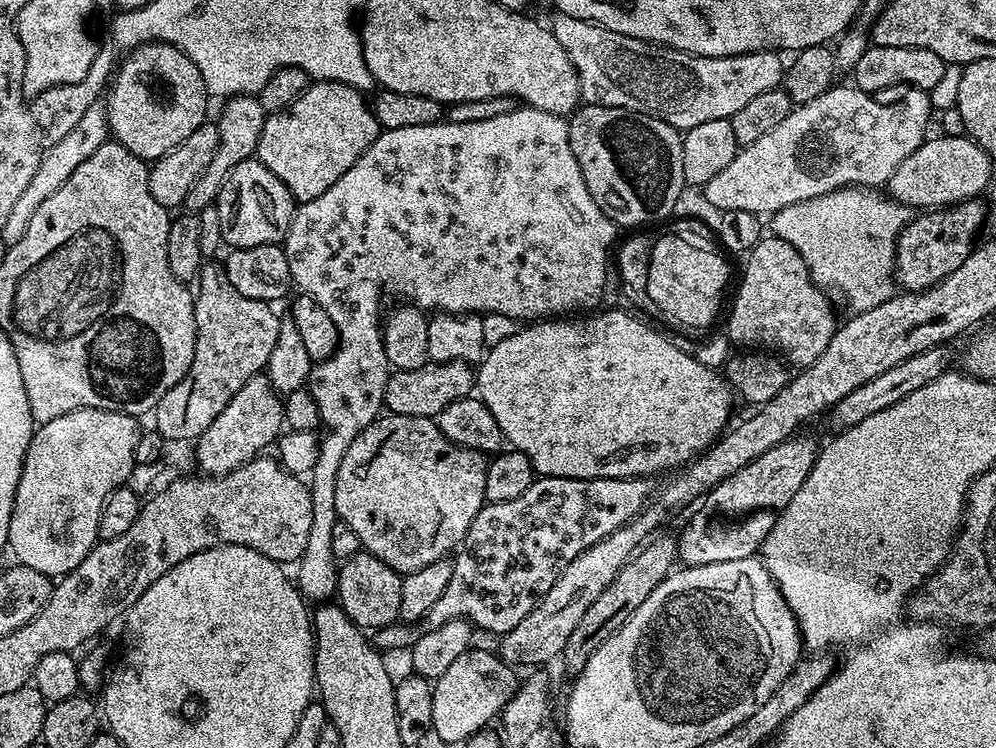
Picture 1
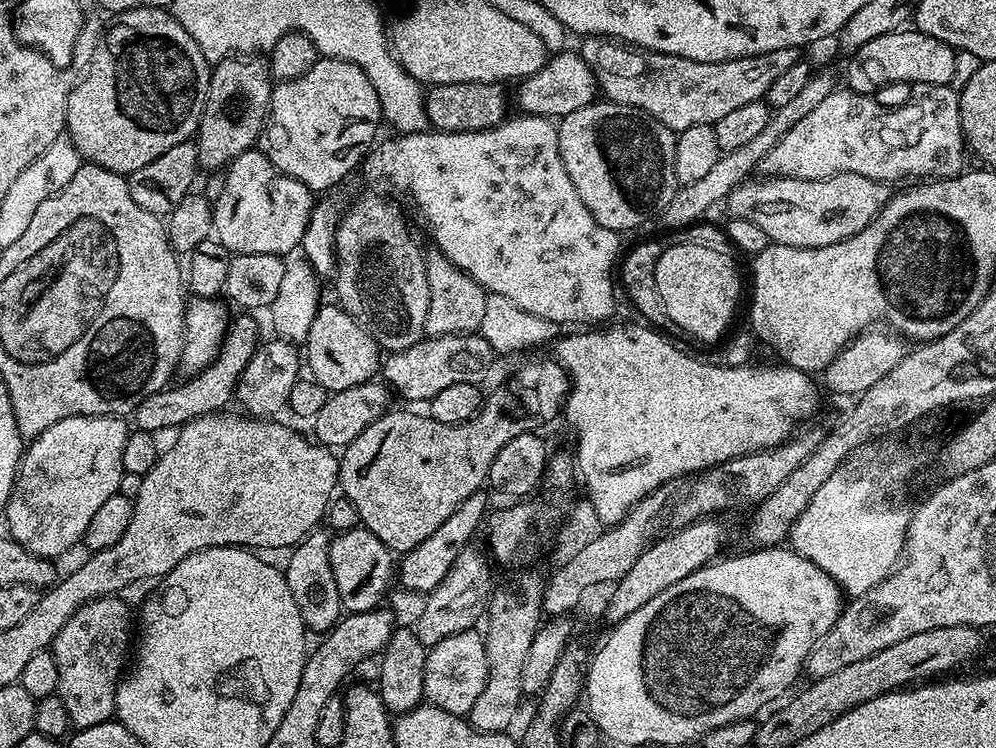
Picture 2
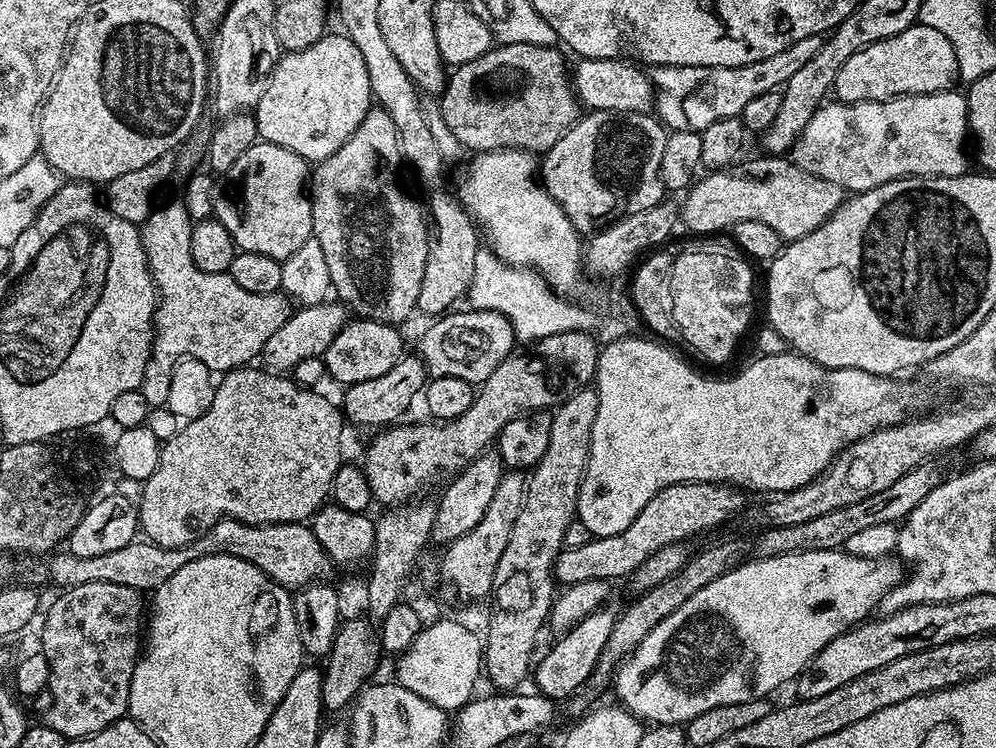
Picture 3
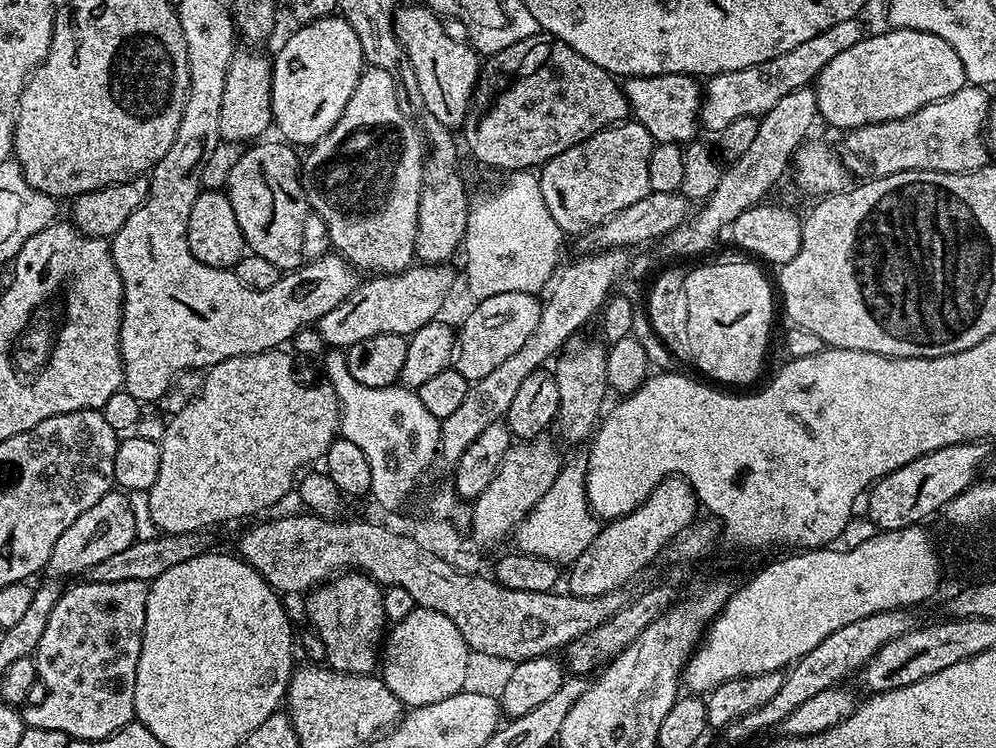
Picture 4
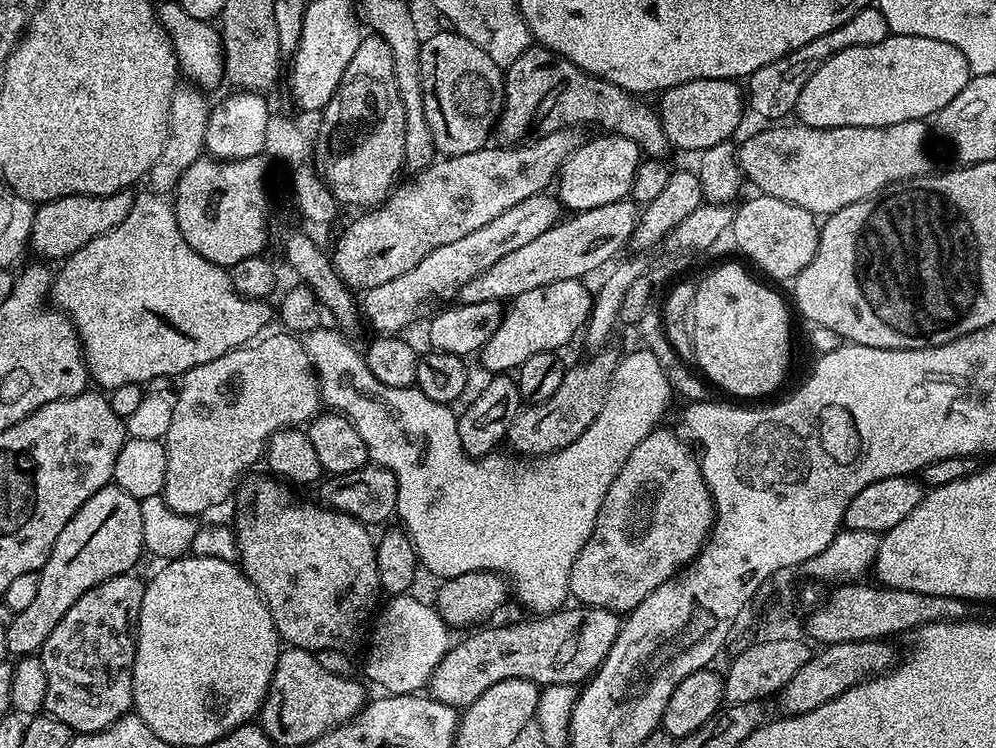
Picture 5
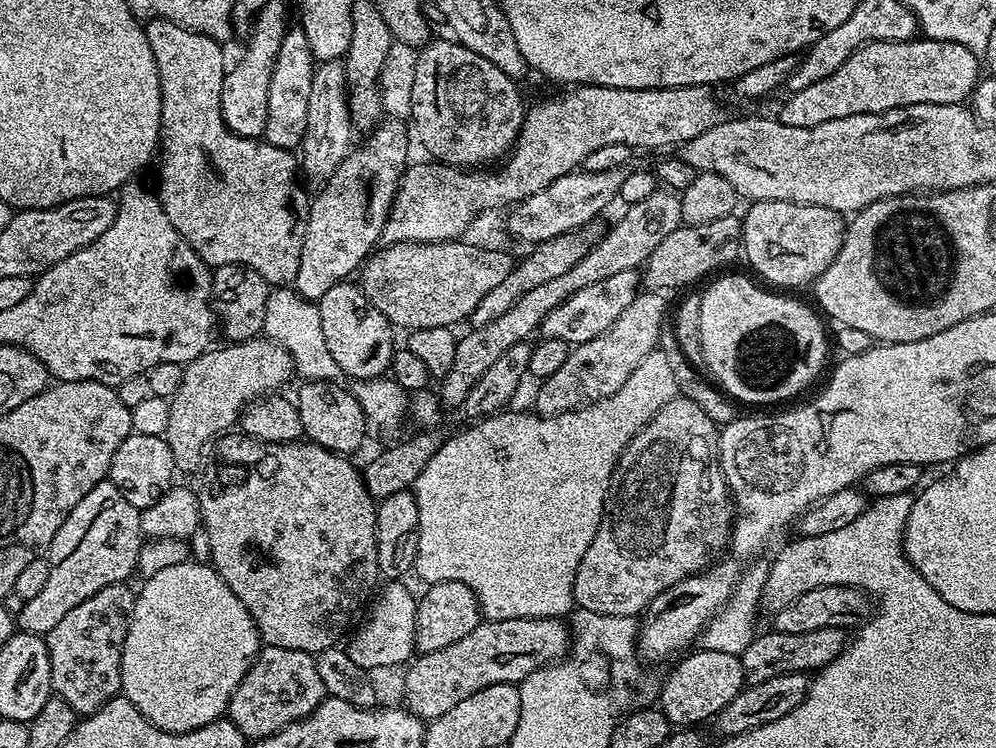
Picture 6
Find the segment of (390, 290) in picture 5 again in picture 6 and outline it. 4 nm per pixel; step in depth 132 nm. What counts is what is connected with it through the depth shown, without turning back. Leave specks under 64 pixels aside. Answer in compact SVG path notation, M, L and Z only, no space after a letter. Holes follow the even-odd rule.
M615 168L614 170L602 170L601 172L586 172L577 170L550 182L546 190L538 190L538 194L528 196L521 200L509 211L509 218L506 218L507 233L511 236L517 236L520 240L525 240L528 246L535 246L546 242L550 238L558 238L558 234L573 232L579 228L585 228L589 222L597 219L601 215L600 211L607 206L611 200L615 201L620 194L620 187L624 181L626 172L624 168Z

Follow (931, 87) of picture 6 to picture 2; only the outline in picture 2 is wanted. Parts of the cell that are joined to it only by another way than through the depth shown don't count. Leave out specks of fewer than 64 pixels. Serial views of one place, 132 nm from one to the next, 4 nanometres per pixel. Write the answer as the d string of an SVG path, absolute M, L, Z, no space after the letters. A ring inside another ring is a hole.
M901 30L882 34L874 42L866 42L848 59L847 87L854 92L876 94L879 88L887 84L951 84L954 78L956 49L933 36L927 36L915 30Z

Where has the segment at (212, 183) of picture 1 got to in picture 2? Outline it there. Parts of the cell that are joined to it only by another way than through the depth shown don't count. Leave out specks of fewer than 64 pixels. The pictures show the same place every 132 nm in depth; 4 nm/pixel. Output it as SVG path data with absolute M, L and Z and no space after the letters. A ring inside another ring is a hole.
M229 58L212 68L206 106L194 137L198 162L205 173L227 169L243 152L253 151L263 133L274 87L272 70L263 59L245 60L243 64L243 59Z

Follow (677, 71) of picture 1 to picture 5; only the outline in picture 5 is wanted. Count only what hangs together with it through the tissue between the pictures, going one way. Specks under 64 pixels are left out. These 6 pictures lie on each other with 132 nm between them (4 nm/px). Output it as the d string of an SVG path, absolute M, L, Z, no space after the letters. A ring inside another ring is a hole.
M879 7L862 9L854 14L854 18L850 18L850 22L842 22L838 30L830 30L830 34L822 34L822 38L814 38L814 42L806 42L806 46L798 46L798 50L778 58L778 62L766 62L766 66L754 70L754 74L746 80L747 107L751 111L753 108L762 119L768 120L764 122L780 122L783 116L791 117L798 102L798 94L802 94L802 86L806 86L806 82L810 82L815 72L827 60L834 58L834 54L854 46L874 46L889 35L886 18L882 18Z

